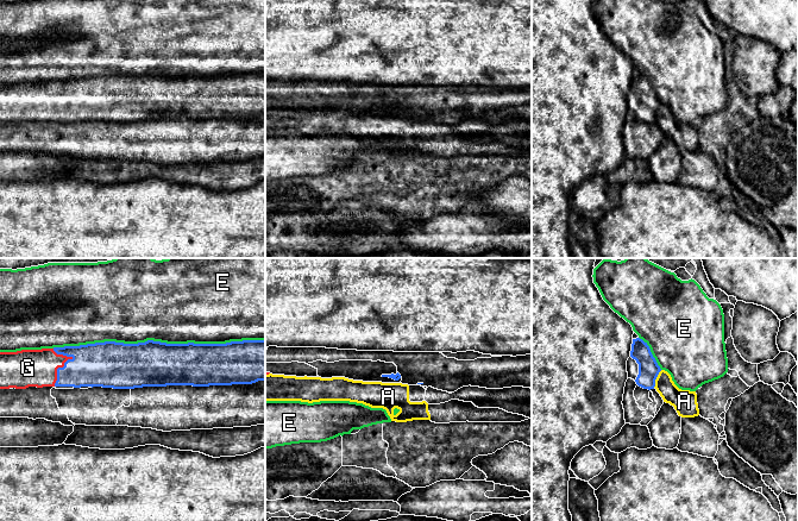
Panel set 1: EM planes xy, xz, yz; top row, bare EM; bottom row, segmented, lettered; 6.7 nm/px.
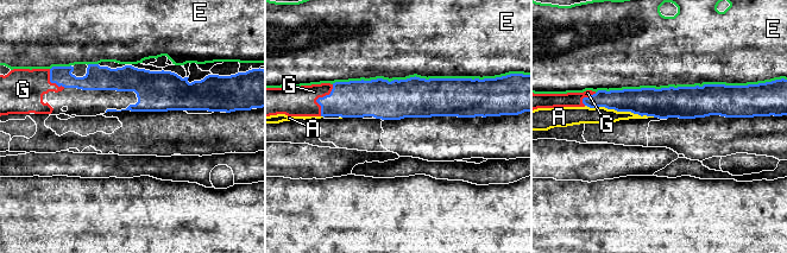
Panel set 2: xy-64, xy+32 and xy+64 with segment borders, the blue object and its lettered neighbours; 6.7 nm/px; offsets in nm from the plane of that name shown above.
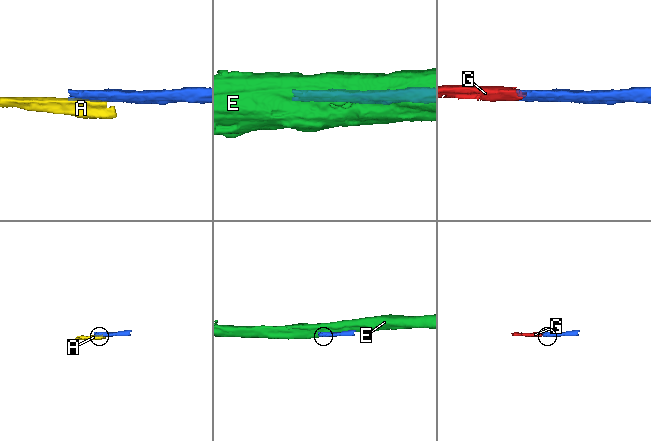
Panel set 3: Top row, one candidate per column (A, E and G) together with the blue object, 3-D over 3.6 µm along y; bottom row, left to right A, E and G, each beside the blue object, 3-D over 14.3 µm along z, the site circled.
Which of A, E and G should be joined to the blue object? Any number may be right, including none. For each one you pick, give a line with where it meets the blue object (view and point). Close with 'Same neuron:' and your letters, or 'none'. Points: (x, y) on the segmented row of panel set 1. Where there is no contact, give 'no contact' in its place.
G: xy (64, 365)
Same neuron: G

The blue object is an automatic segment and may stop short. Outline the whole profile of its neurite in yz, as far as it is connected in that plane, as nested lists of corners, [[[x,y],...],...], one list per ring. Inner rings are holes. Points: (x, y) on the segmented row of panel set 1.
[[[633,339],[630,357],[639,364],[636,384],[643,389],[654,389],[655,379],[661,371],[649,346],[642,339]]]

